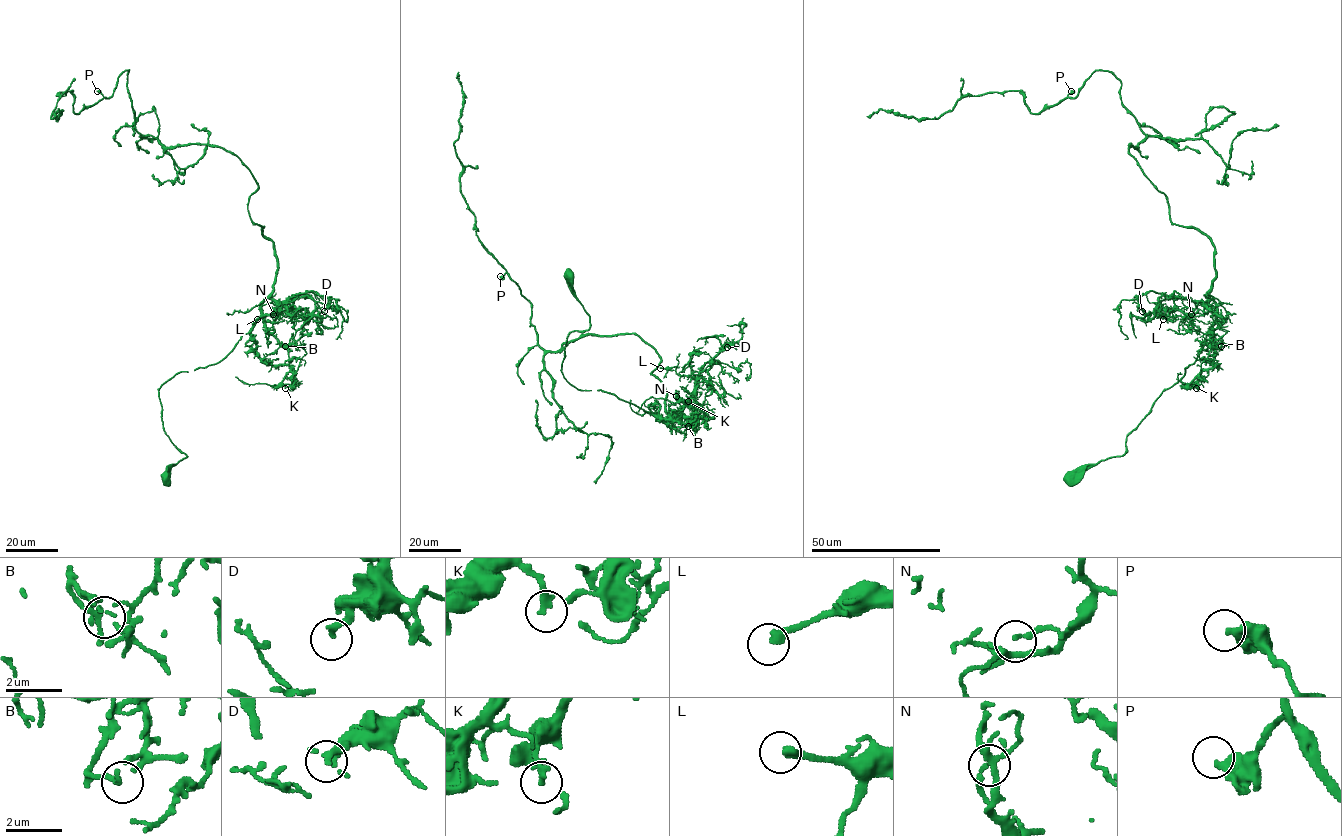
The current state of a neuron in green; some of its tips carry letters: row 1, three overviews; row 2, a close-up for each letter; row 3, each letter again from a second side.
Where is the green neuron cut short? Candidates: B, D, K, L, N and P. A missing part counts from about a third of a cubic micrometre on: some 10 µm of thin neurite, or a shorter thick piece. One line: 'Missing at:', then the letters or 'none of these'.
Missing at: L

